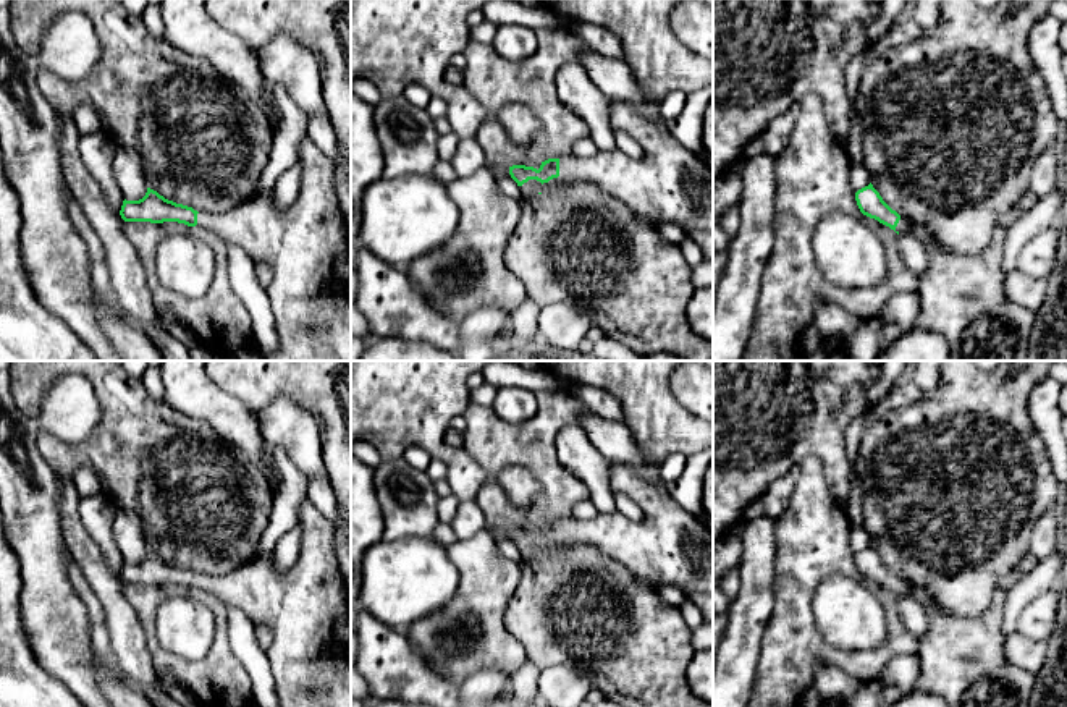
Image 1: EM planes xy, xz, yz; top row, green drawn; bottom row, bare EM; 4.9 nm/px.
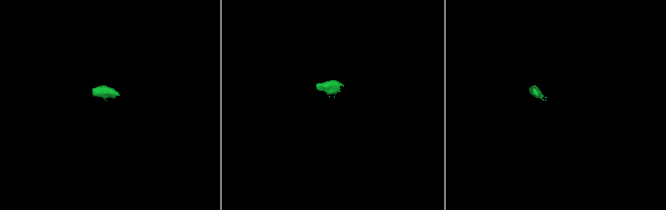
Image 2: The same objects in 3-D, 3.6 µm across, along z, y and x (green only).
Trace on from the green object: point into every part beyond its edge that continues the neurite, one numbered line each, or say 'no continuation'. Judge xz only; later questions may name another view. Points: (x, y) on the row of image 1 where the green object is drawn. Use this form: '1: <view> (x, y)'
1: xz (670, 183)

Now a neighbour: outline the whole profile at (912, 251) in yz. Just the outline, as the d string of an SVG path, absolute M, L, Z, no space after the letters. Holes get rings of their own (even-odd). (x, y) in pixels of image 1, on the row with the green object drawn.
M910 231L897 235L899 252L907 267L918 277L926 269L926 249Z

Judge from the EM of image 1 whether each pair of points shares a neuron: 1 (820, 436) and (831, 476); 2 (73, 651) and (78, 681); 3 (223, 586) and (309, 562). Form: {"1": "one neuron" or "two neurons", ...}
{"1": "one neuron", "2": "one neuron", "3": "one neuron"}

